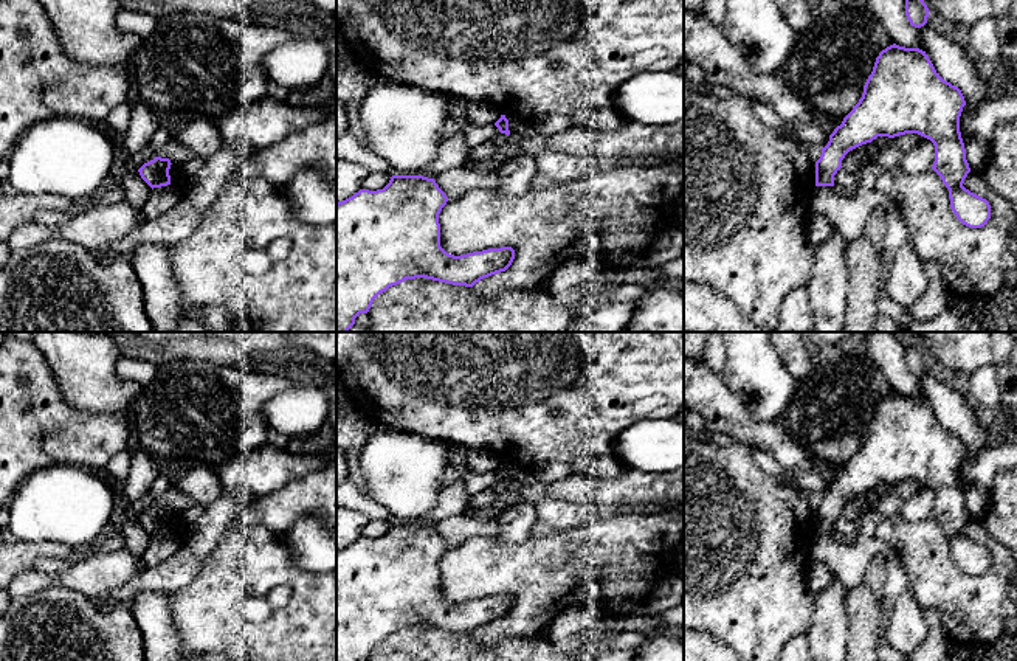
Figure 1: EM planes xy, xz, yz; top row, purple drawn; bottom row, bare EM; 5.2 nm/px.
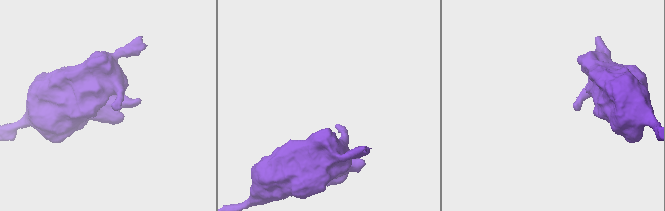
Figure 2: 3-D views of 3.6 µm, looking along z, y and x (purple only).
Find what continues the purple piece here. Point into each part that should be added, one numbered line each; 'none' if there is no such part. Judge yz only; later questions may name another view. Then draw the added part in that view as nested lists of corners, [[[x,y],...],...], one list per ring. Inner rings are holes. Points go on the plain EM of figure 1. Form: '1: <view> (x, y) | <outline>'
none

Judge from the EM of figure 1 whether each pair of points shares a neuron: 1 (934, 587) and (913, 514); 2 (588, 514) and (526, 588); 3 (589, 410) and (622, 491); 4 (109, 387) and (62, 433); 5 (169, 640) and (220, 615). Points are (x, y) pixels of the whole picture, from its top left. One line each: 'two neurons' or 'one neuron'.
1: two neurons
2: two neurons
3: two neurons
4: two neurons
5: two neurons

